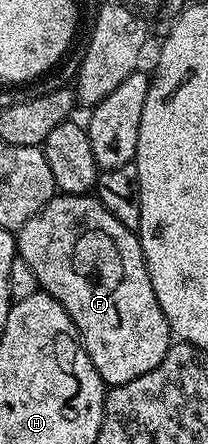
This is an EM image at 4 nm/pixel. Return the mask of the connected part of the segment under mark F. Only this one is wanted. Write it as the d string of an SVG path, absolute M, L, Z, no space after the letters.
M57 193L16 234L18 257L26 260L38 276L43 293L50 295L70 316L76 325L76 333L84 351L90 356L98 376L109 387L121 386L138 376L146 376L166 356L174 341L172 329L154 296L154 284L150 284L150 272L146 268L144 253L137 231L127 230L102 203L88 194Z

